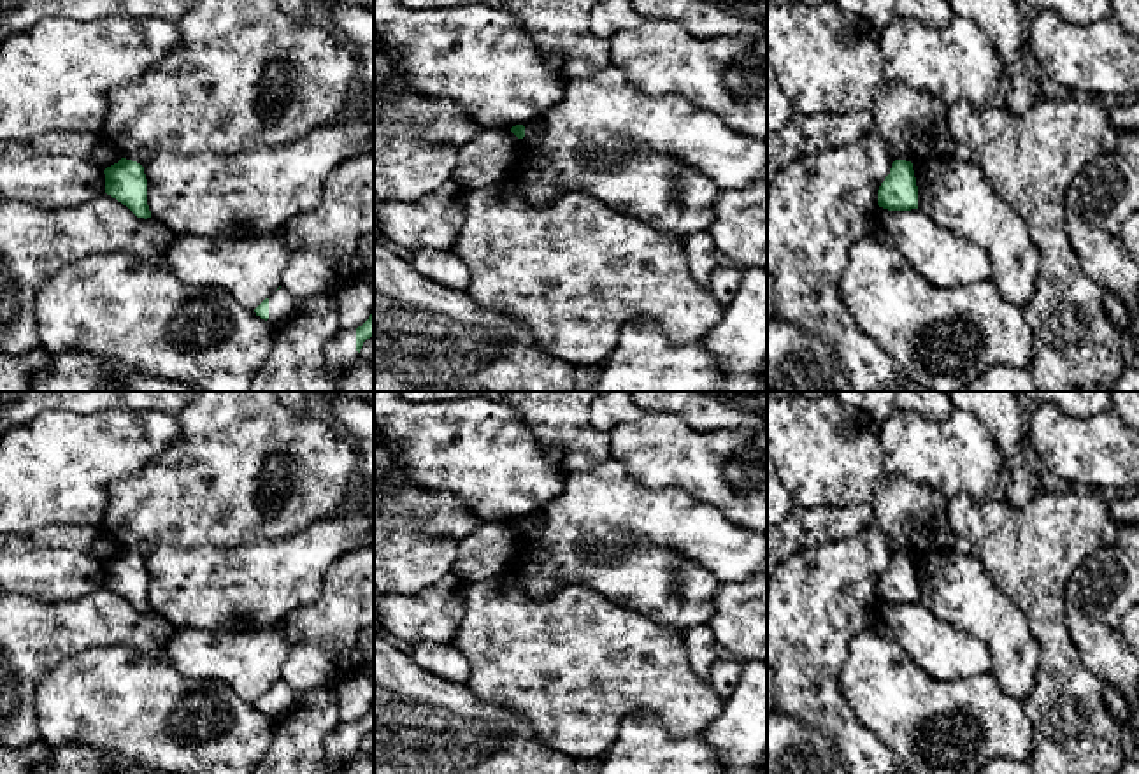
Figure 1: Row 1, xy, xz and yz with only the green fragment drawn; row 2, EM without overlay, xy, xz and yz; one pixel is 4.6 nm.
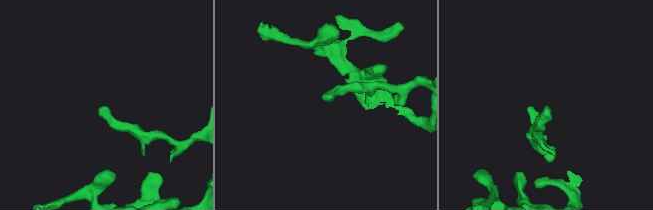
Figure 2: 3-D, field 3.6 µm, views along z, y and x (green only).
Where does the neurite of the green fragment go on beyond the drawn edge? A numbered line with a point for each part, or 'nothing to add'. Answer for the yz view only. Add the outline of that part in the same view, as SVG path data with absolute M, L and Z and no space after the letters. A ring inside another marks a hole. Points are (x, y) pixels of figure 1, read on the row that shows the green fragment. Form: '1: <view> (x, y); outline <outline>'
nothing to add

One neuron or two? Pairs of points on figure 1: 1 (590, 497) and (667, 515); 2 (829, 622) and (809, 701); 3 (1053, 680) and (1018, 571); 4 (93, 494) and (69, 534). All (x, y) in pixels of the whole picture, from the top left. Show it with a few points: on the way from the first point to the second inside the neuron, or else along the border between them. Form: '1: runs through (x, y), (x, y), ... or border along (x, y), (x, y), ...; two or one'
1: runs through (609, 506), (648, 515); one
2: runs through (809, 641), (809, 681); one
3: runs through (1053, 653), (1053, 636), (1039, 597); one
4: border along (100, 525), (42, 525), (34, 530); two

